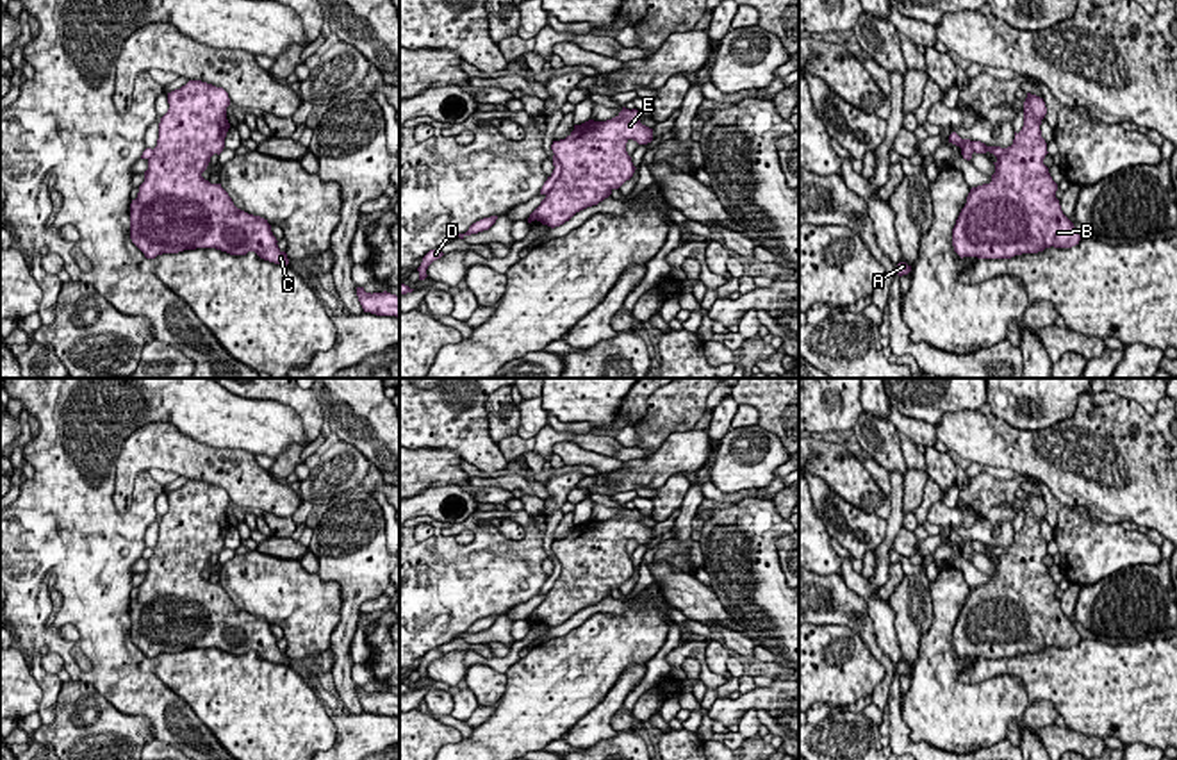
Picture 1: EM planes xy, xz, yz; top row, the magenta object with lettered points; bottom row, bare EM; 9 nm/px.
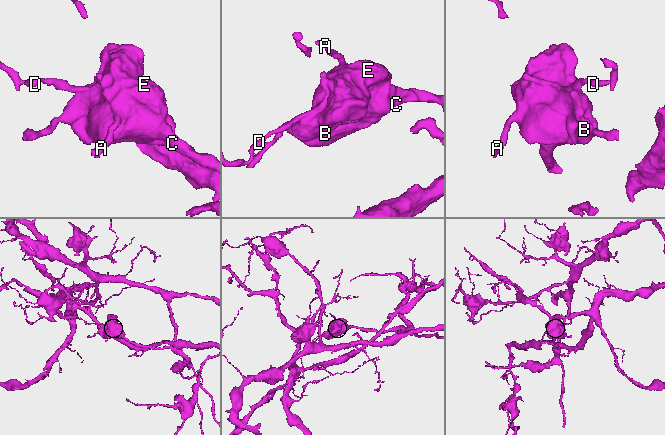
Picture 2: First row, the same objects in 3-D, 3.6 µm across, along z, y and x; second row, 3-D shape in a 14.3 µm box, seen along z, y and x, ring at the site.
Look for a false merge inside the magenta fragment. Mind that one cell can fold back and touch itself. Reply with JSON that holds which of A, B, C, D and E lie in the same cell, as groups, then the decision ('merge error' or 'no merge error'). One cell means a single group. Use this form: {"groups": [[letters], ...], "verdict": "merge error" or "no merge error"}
{"groups": [["A", "B", "C", "E"], ["D"]], "verdict": "merge error"}

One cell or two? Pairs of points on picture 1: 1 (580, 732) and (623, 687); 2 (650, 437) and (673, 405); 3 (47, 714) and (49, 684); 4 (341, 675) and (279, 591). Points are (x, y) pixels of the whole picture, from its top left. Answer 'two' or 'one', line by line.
1: one
2: one
3: one
4: two

